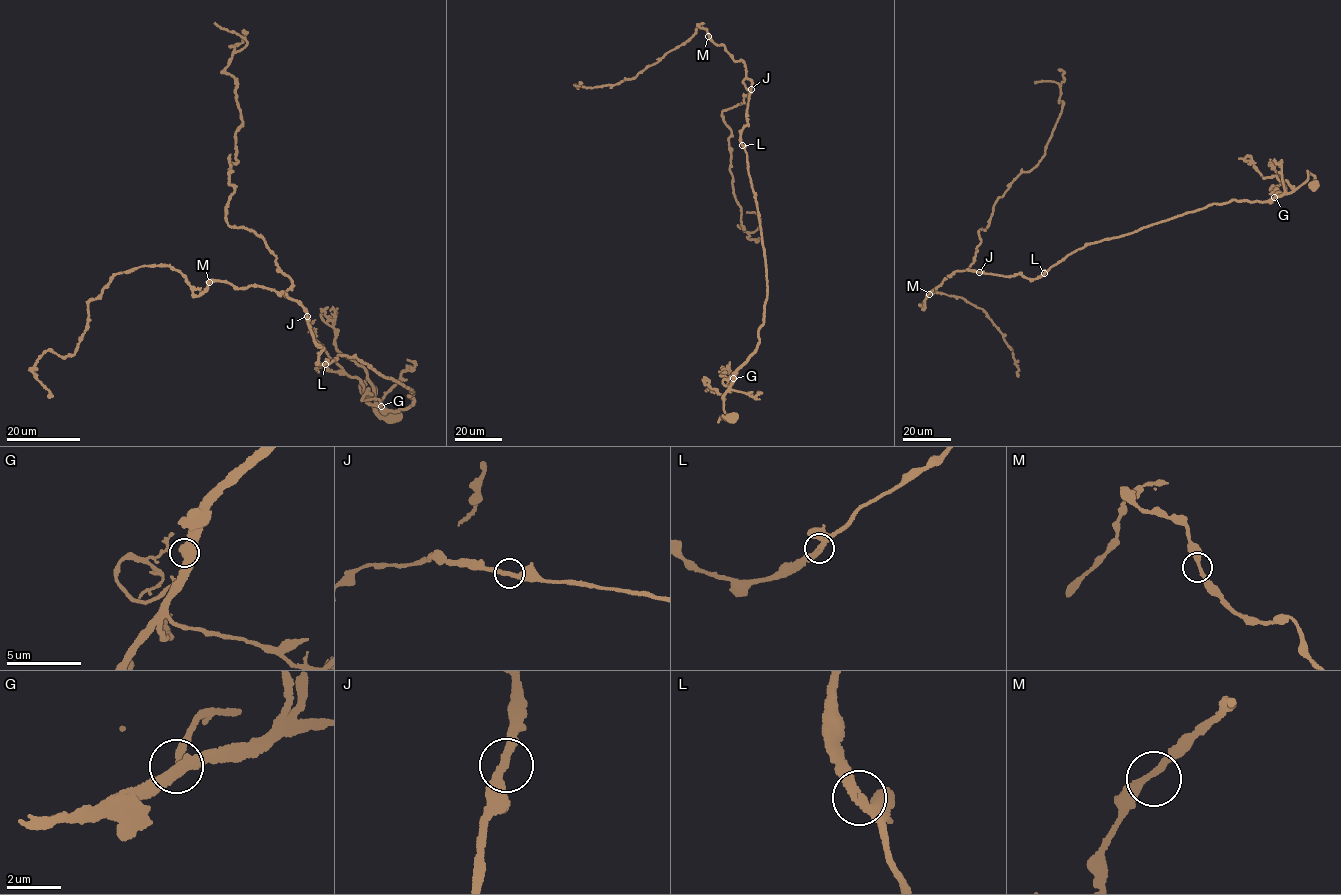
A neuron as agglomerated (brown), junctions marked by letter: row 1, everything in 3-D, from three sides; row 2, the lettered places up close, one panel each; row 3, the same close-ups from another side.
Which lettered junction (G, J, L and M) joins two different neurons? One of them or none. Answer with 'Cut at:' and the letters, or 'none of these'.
Cut at: none of these

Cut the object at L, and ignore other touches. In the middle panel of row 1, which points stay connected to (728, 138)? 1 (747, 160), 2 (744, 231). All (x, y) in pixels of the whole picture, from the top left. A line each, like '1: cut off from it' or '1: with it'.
1: cut off from it
2: with it

